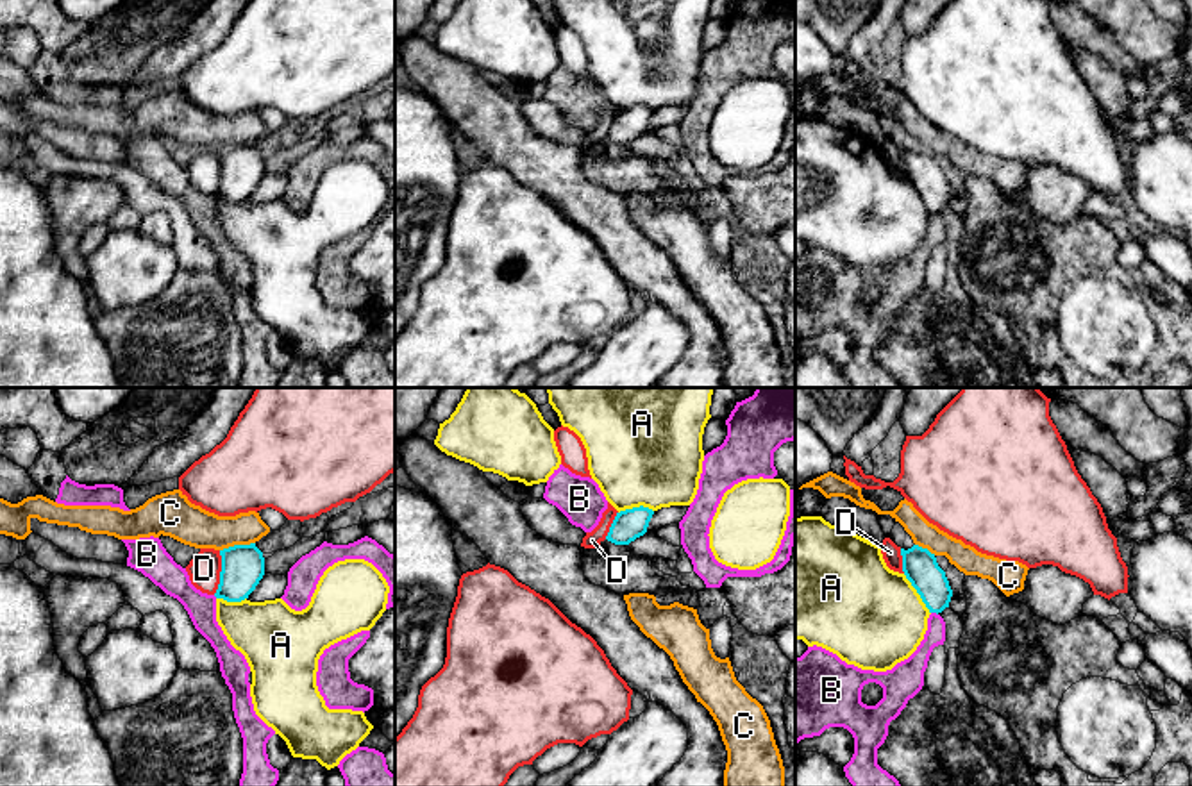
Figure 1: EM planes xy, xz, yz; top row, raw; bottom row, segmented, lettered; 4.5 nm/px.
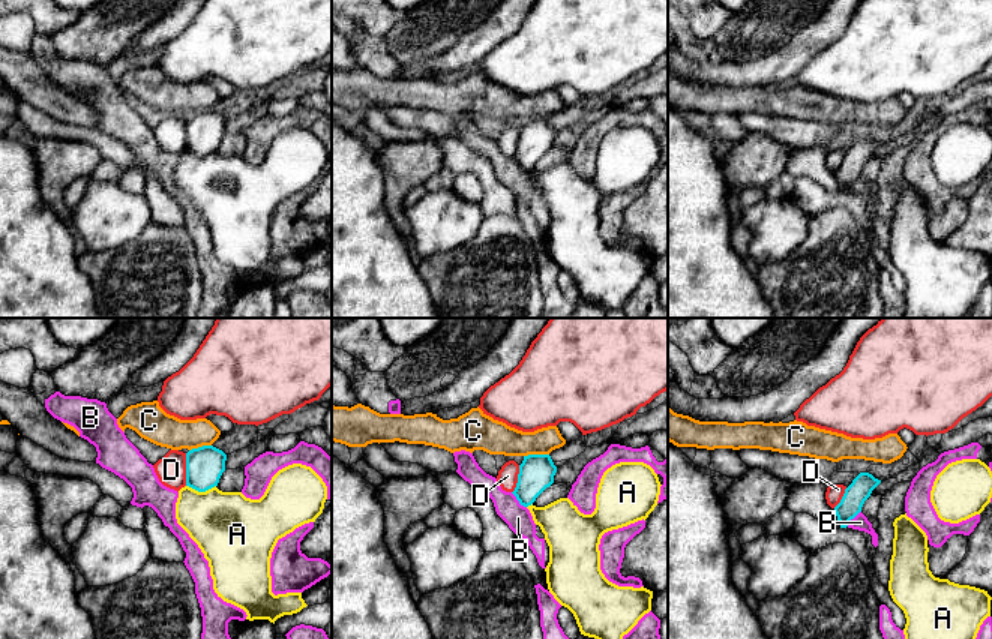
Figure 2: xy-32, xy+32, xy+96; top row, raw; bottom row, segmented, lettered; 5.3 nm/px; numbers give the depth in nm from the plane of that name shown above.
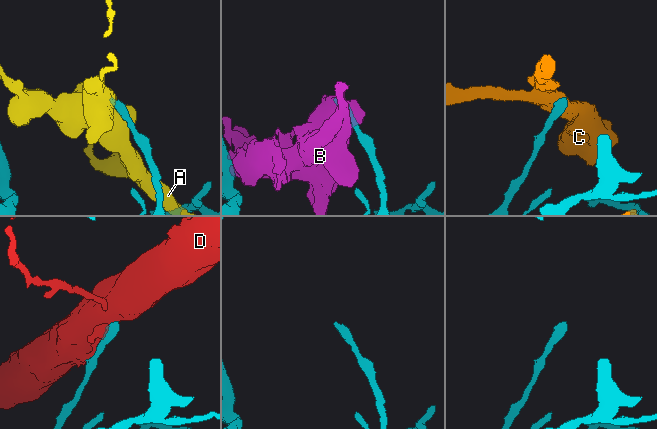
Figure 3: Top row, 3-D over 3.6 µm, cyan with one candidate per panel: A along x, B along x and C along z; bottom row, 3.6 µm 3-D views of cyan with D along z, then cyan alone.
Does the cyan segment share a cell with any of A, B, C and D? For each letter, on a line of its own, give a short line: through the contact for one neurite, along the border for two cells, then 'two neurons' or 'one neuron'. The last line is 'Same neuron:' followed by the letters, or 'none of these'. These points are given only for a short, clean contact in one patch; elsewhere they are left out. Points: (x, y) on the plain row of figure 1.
A: two neurons
B: two neurons
C: two neurons
D: two neurons
Same neuron: none of these

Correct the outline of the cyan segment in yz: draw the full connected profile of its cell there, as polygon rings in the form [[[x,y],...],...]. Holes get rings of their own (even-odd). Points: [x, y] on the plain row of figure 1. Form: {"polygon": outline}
{"polygon": [[[913,145],[908,150],[901,148],[901,155],[904,175],[920,195],[929,213],[938,214],[949,207],[953,189],[945,171],[938,166],[935,154]]]}

